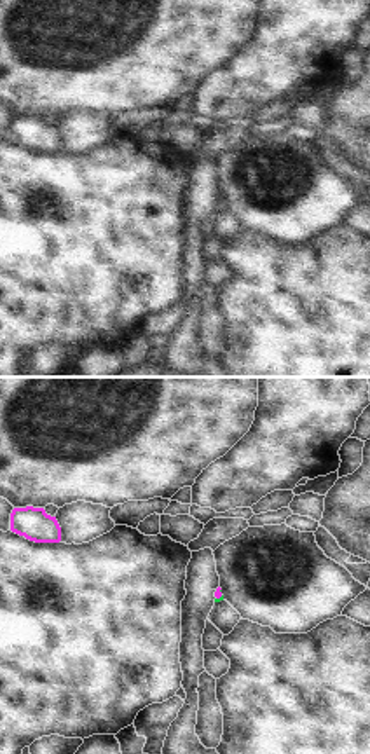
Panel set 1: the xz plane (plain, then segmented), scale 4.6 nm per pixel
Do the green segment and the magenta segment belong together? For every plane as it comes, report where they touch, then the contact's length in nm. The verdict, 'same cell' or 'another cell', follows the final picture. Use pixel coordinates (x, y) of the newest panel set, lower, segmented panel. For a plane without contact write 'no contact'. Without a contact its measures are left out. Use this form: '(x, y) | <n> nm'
(220, 597) | 40 nm

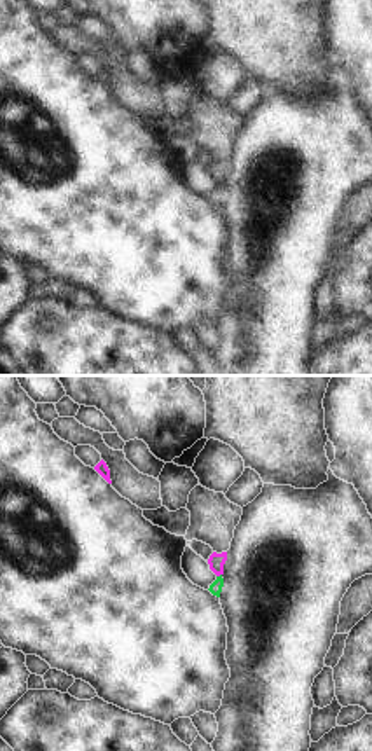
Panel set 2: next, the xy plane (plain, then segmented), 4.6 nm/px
(220, 575) | 30 nm

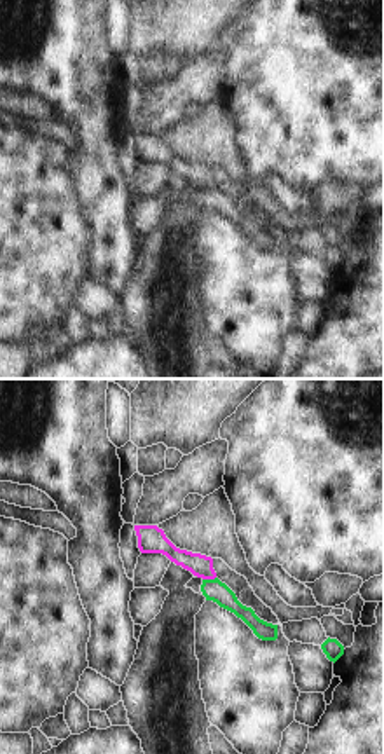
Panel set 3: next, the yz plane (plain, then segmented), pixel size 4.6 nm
(208, 580) | 70 nm

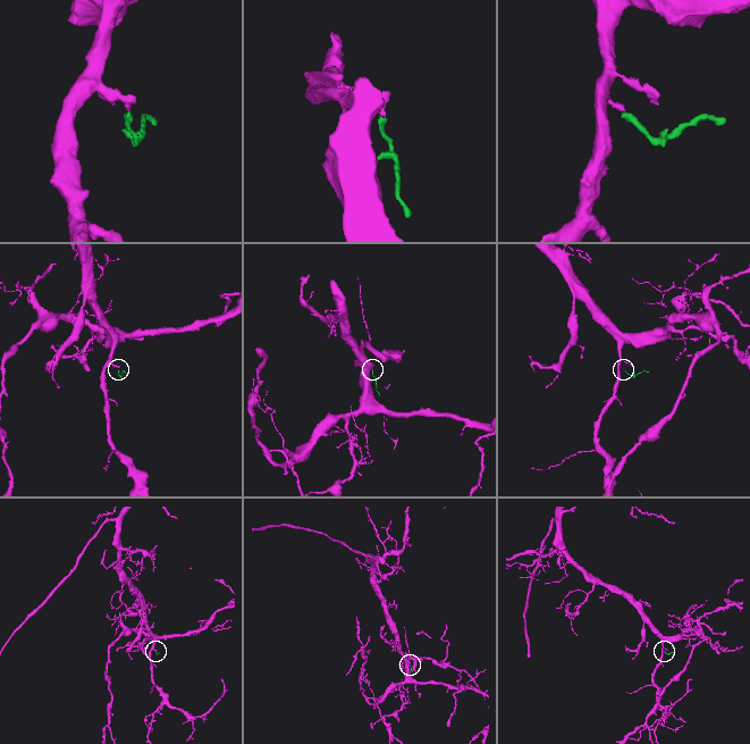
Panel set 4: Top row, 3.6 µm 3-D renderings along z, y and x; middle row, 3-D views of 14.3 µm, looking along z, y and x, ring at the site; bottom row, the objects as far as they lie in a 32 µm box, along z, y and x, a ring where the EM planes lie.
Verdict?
another cell

